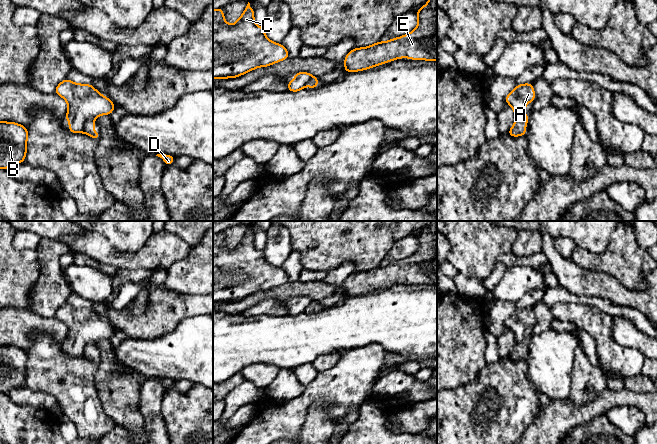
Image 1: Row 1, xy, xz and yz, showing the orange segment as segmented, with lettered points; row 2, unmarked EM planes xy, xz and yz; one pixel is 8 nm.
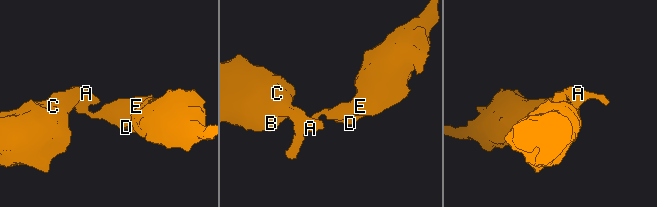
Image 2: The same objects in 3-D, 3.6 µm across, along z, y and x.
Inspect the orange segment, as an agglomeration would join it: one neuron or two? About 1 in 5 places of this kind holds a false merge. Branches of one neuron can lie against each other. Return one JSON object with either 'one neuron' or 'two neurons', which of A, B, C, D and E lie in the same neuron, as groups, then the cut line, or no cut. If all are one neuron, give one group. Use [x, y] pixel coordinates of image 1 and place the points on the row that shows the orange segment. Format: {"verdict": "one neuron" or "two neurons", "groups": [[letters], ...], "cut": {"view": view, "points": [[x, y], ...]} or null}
{"verdict": "two neurons", "groups": [["A", "B", "C"], ["D", "E"]], "cut": {"view": "xy", "points": [[94, 118], [89, 118], [86, 121], [82, 131]]}}

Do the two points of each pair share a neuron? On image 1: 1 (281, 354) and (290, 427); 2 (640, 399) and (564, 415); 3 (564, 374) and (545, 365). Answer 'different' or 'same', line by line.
1: different
2: same
3: same

